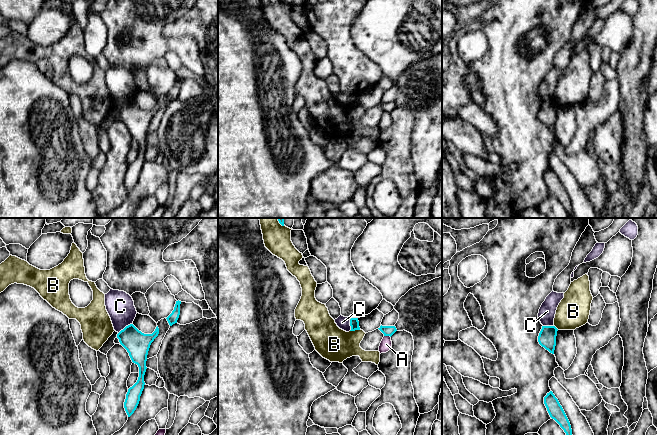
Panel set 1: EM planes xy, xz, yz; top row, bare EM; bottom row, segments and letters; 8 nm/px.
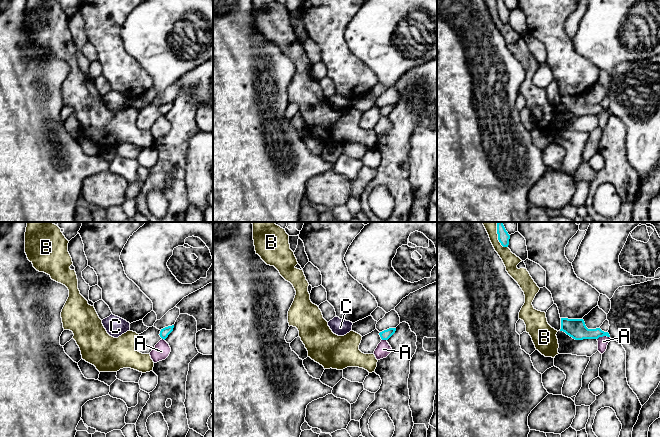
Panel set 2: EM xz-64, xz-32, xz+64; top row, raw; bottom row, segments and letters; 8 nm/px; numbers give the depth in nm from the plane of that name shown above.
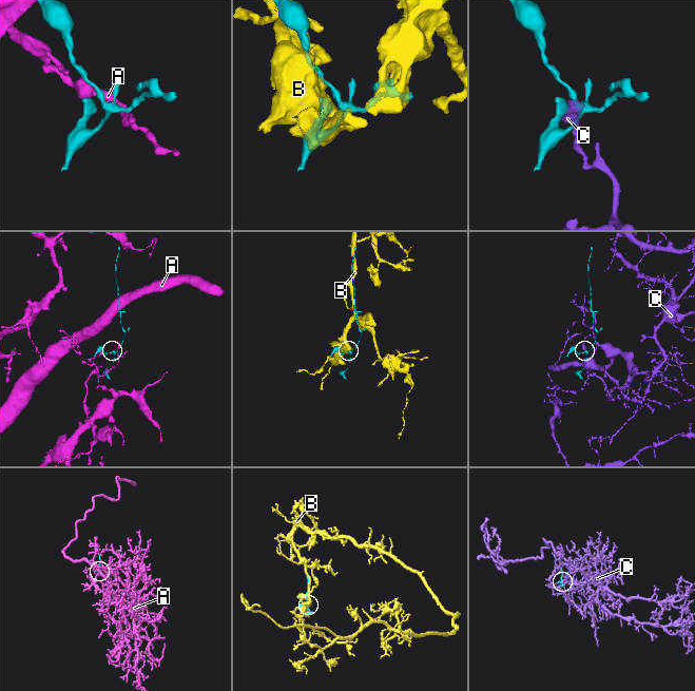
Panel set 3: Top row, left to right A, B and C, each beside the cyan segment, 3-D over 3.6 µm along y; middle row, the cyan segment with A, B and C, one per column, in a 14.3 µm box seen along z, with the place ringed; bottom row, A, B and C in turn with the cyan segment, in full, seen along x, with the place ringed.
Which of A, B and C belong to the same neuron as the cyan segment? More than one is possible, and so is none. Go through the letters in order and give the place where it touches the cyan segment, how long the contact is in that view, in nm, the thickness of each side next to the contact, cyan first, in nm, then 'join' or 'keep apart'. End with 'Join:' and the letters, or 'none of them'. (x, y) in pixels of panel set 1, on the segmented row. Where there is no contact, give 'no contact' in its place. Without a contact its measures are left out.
A: meets cyan in xz at (387, 335); contact 60 nm long; 80 nm thick on the cyan side, 100 nm on the other; keep apart
B: meets cyan in xz at (355, 329); contact 90 nm long; 80 nm thick on the cyan side, 280 nm on the other; keep apart
C: meets cyan in xy at (125, 327); contact 140 nm long; 200 nm thick on the cyan side, 220 nm on the other; keep apart
Join: none of them

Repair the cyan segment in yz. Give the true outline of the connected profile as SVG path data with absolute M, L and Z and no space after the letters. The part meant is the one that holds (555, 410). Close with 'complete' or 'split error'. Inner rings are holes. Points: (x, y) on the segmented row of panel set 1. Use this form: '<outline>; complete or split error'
M552 391L547 393L547 395L544 397L544 404L550 417L560 425L566 435L572 435L570 422L558 399L555 397Z; complete

